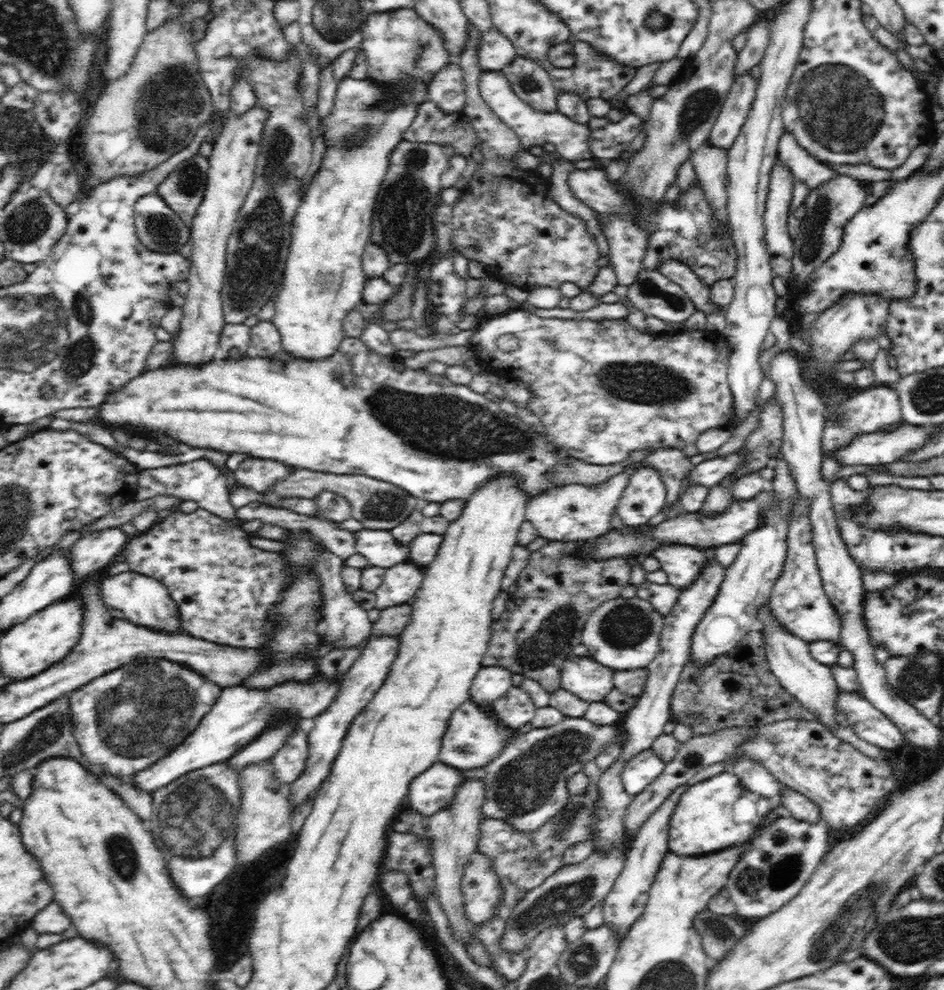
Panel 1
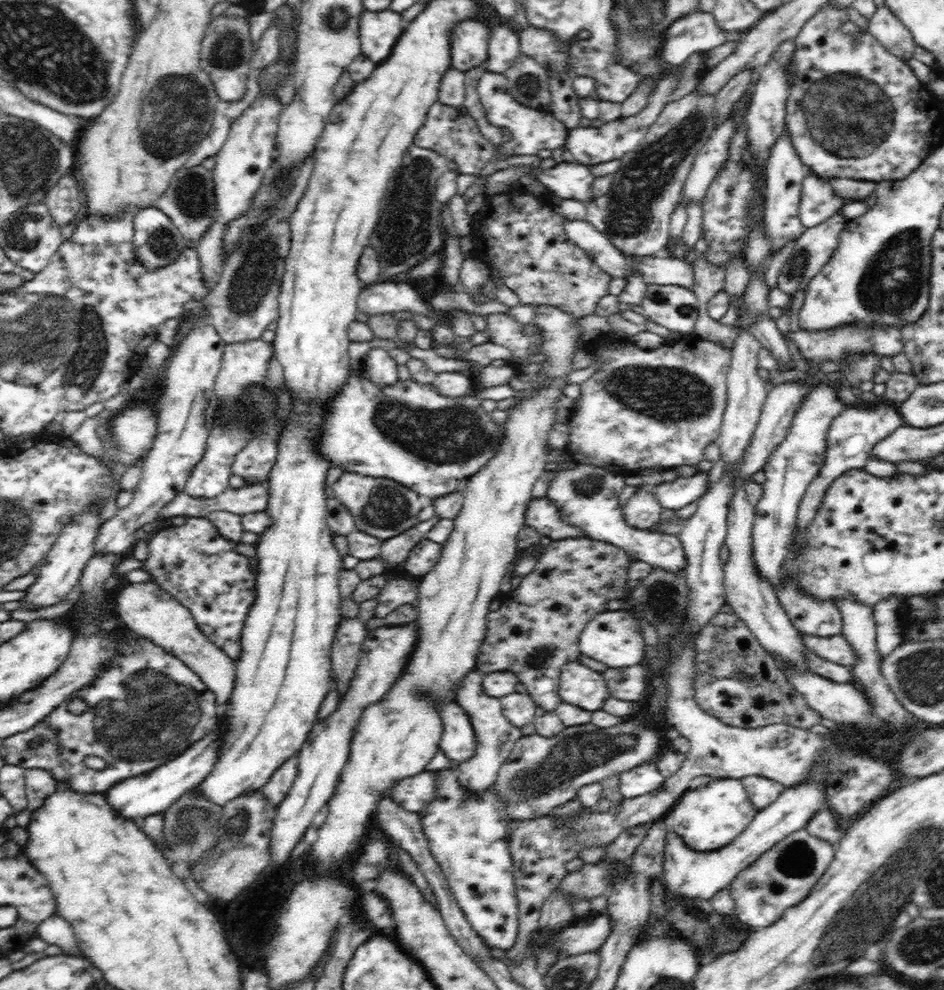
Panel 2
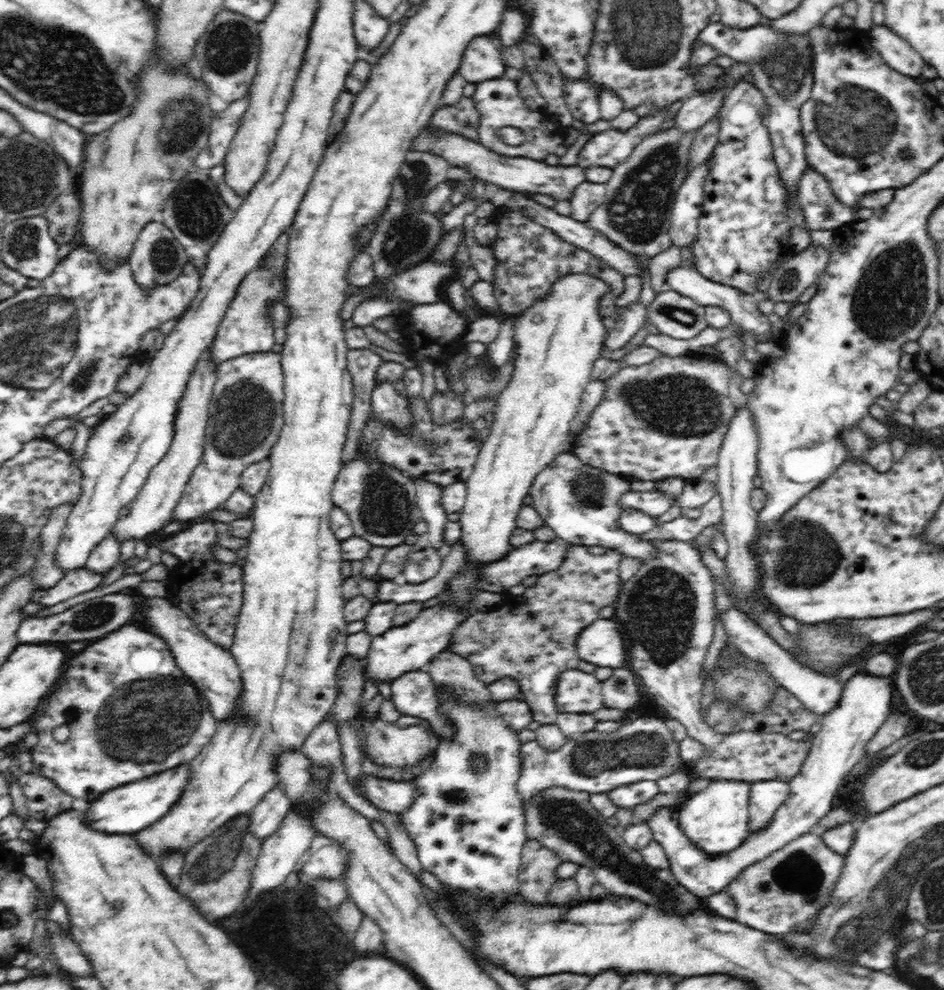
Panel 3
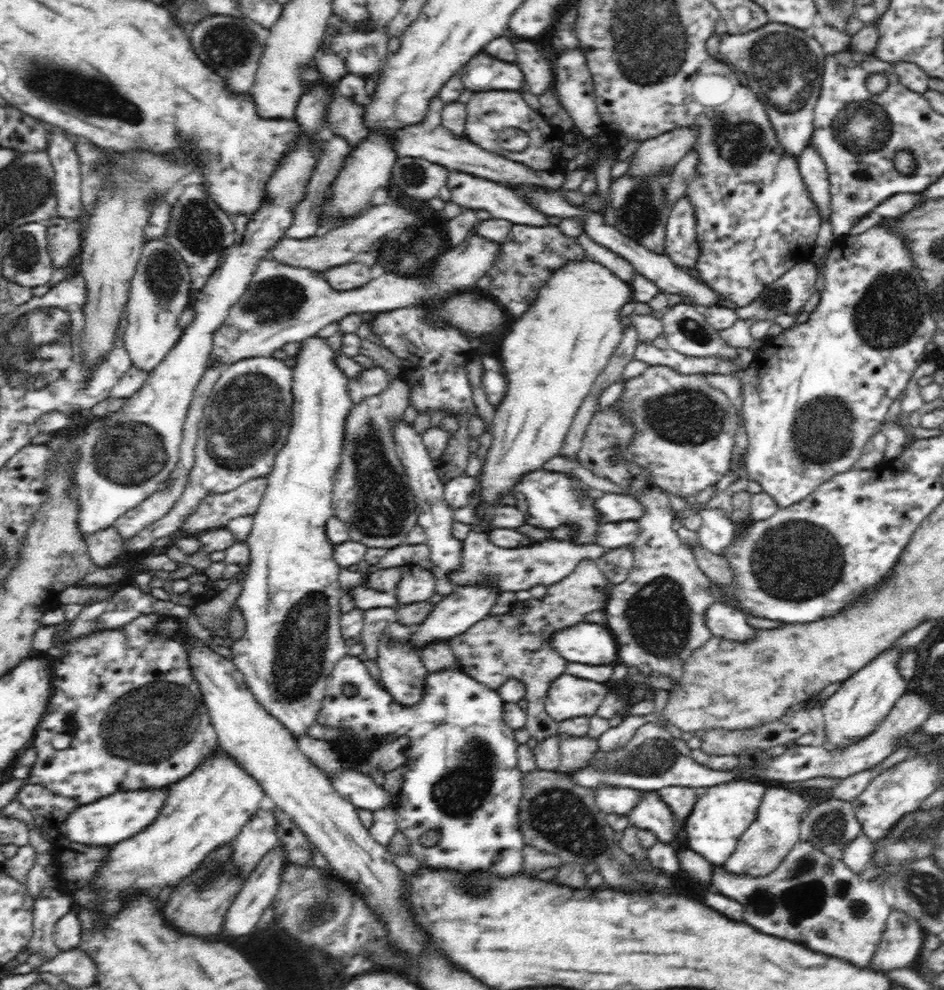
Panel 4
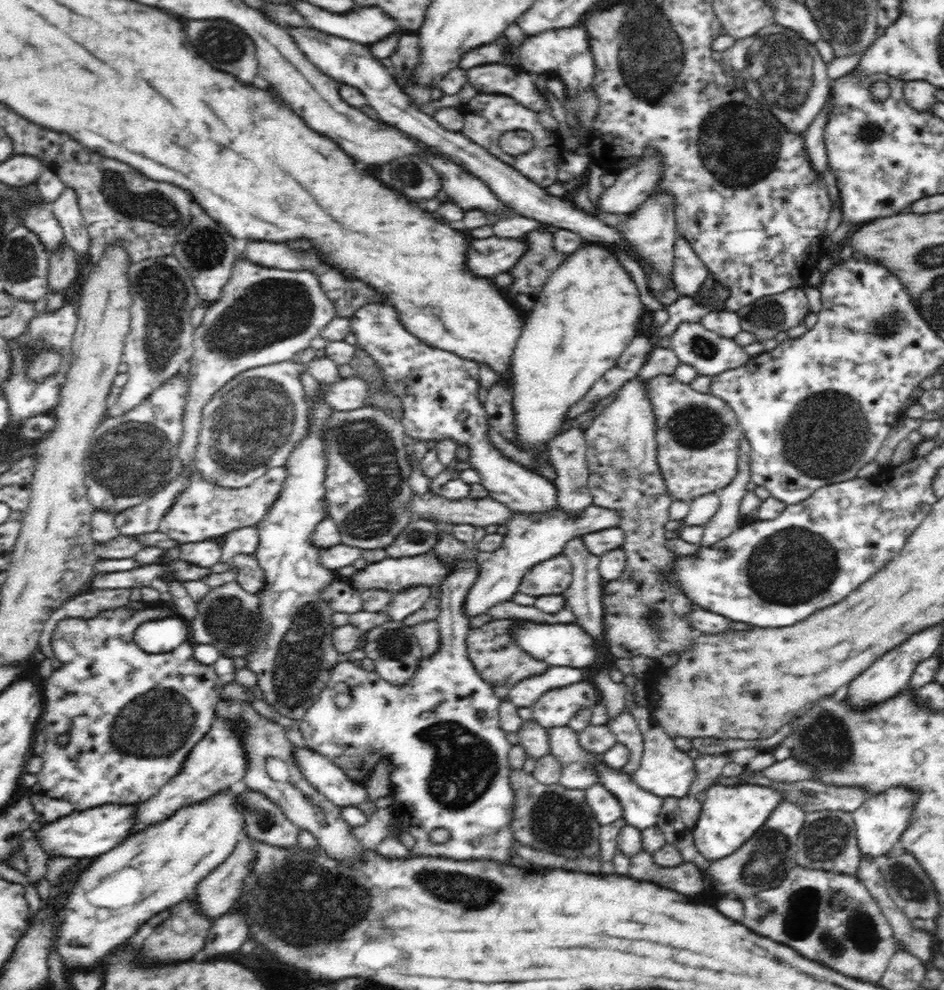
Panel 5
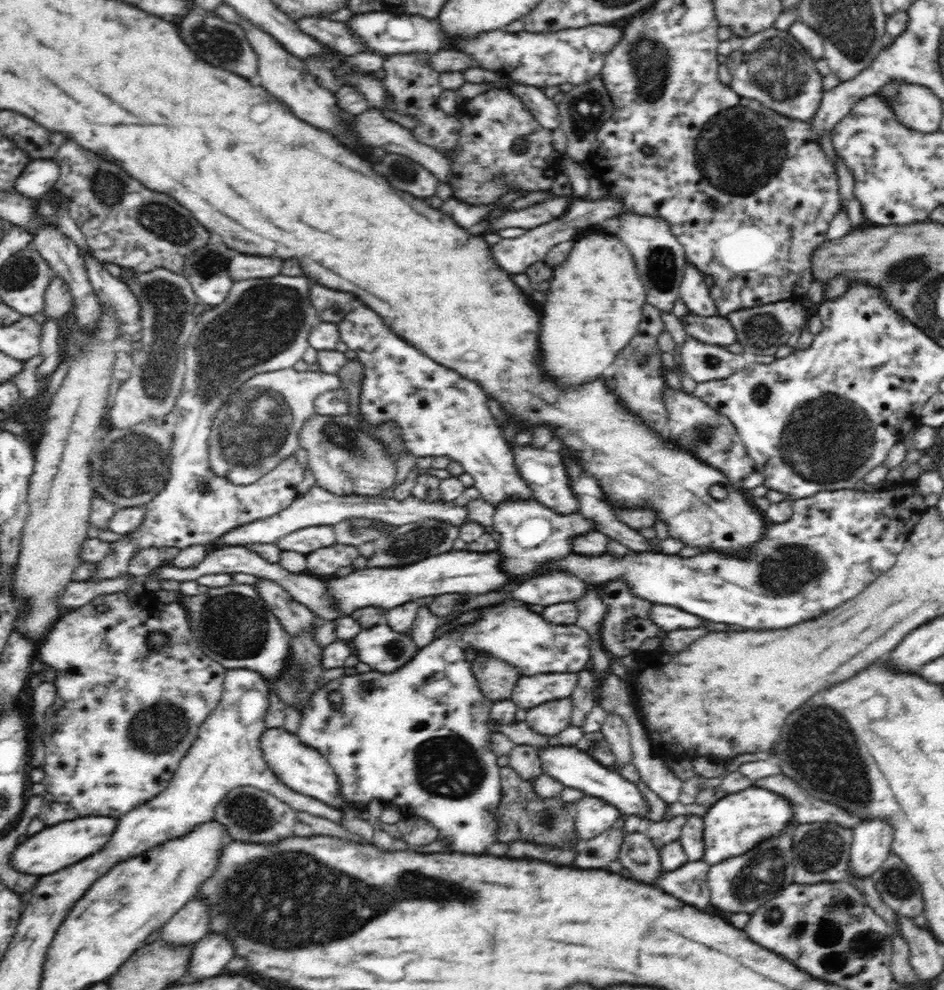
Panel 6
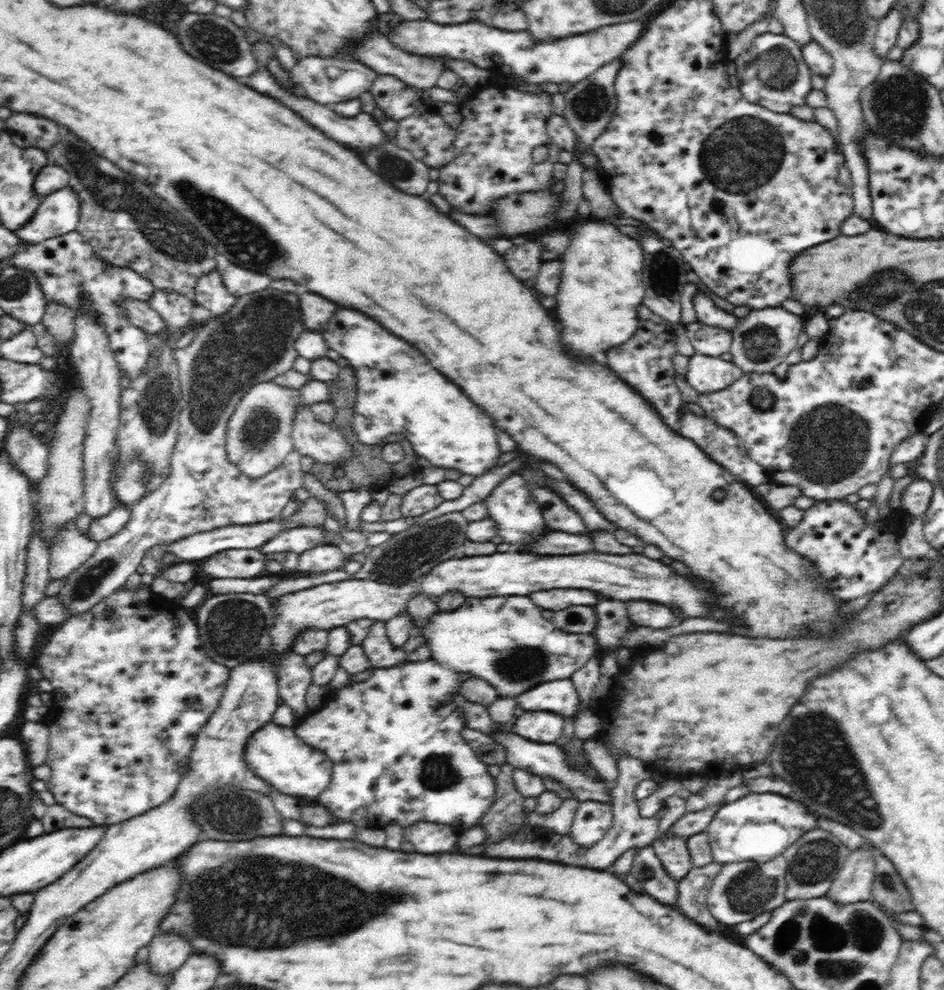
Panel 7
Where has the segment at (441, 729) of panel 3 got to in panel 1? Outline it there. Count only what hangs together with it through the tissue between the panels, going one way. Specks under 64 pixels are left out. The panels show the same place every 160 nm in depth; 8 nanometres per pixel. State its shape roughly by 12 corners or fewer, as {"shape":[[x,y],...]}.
{"shape":[[474,703],[454,710],[439,762],[482,768],[506,750],[518,729]]}

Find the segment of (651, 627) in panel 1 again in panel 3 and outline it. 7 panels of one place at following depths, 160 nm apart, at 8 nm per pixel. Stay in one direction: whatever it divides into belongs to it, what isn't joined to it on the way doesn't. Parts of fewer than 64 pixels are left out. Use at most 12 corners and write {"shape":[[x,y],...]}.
{"shape":[[613,617],[580,632],[580,660],[629,668],[628,644]]}

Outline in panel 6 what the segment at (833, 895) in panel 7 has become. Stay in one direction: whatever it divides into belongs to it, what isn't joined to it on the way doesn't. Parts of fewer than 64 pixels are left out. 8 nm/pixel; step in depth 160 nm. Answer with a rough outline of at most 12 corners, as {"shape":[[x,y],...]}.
{"shape":[[879,818],[853,828],[848,868],[871,877],[888,858],[894,831]]}

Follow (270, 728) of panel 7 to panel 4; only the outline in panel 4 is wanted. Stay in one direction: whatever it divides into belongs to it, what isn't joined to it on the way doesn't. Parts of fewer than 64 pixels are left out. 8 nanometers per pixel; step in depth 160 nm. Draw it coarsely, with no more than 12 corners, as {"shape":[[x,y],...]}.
{"shape":[[348,768],[328,776],[356,809],[395,809],[399,795]]}

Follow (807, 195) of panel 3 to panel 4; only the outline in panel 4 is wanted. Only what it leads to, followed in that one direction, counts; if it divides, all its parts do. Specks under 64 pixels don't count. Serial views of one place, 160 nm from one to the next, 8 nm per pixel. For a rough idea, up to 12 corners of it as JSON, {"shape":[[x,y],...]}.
{"shape":[[810,144],[798,169],[821,218],[832,214],[828,171]]}

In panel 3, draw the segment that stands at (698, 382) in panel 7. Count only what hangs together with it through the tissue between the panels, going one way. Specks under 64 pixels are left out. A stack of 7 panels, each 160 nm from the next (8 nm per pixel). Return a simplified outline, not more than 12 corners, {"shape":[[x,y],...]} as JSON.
{"shape":[[669,288],[647,318],[661,334],[691,340],[709,326],[704,306]]}

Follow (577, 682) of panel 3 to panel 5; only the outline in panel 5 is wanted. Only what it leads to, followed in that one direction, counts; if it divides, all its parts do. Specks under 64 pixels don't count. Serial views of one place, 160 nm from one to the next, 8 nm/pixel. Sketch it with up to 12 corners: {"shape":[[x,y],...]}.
{"shape":[[593,682],[544,693],[531,707],[546,729],[600,704]]}

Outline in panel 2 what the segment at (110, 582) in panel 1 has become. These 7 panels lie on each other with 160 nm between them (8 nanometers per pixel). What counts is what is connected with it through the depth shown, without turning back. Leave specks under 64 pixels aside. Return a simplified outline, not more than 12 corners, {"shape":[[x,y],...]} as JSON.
{"shape":[[151,580],[111,604],[132,635],[189,666],[219,709],[235,659],[214,646],[180,601]]}

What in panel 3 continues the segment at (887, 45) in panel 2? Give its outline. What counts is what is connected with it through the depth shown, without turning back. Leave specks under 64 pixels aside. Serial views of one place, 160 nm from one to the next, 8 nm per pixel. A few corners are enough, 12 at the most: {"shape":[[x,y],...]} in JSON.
{"shape":[[885,24],[868,31],[890,68],[914,79],[925,62]]}

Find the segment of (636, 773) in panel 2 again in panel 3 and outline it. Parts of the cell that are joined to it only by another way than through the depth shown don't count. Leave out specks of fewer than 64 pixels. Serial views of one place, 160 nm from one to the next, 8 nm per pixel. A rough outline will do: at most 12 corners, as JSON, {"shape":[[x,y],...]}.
{"shape":[[640,780],[608,791],[618,809],[632,810],[659,793],[657,781]]}

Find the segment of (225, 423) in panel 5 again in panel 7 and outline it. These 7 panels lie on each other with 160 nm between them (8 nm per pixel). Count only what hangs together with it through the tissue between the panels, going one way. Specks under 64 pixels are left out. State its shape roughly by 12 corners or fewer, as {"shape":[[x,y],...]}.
{"shape":[[327,382],[249,387],[226,424],[226,456],[262,478],[295,451],[300,405],[326,402]]}

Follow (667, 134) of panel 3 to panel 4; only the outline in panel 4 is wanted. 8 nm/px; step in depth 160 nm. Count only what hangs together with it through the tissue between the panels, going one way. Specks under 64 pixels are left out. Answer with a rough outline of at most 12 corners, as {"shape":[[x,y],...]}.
{"shape":[[673,168],[611,182],[614,227],[664,255]]}

